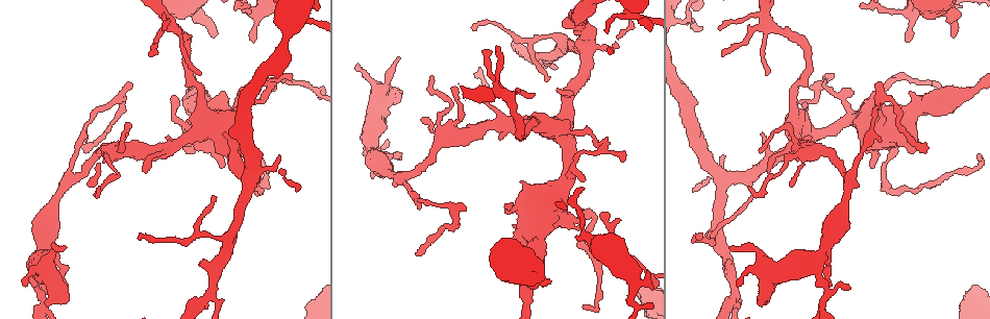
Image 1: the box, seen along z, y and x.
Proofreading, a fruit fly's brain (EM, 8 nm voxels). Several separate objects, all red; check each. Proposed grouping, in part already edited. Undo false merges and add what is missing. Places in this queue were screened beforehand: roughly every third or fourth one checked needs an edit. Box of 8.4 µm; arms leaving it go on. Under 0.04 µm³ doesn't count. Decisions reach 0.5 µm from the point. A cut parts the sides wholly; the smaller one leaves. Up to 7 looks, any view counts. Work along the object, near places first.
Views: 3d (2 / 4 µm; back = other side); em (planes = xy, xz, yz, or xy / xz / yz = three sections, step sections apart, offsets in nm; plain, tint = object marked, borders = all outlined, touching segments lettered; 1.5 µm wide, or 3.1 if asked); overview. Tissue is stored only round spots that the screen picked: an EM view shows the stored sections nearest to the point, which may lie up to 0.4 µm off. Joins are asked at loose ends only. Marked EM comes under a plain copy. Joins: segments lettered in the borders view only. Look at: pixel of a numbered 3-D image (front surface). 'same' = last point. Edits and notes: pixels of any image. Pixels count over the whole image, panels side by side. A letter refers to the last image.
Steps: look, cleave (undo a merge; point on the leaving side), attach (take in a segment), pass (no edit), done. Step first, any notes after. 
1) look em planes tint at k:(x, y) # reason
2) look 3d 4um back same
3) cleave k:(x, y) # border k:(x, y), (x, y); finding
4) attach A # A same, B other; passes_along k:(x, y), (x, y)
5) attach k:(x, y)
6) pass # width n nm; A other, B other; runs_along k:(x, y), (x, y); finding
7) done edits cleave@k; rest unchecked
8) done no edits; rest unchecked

look em planes borders at 1:(853, 91) # branch stops here

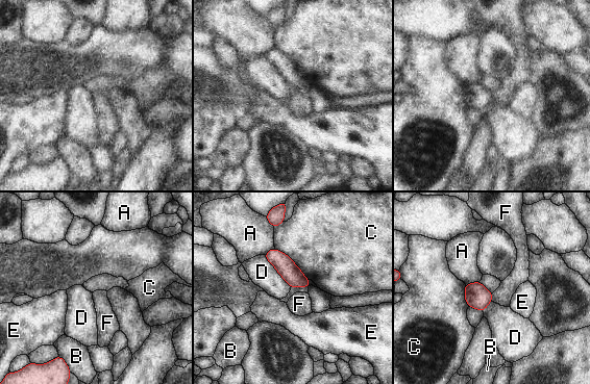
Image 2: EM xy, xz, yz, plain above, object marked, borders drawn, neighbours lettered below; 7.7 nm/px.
pass # A other, B other, C other, D other, E other, F other; border 2:(264, 255), (290, 286); none of them fits

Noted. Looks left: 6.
look 3d 2um at 1:(215, 37) # long arm stops here

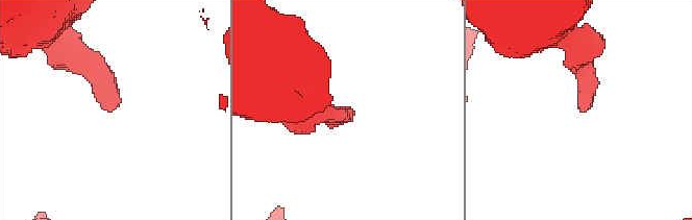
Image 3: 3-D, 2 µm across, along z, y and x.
look em planes borders at 3:(112, 110) # now the EM

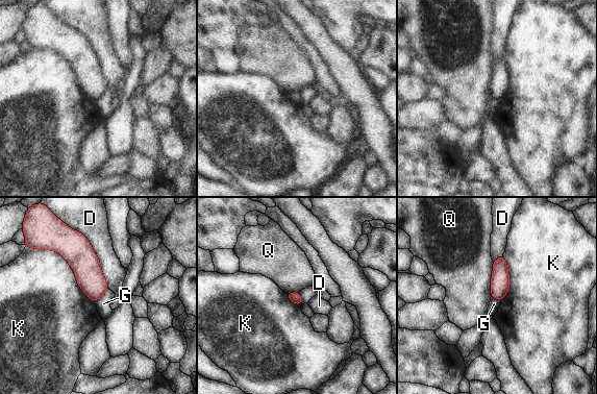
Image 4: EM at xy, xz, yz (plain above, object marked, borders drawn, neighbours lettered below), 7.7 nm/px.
pass # D other, G other, K other, Q other; border 4:(107, 288), (95, 301); no lettered segment goes on from it

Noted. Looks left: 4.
look 3d 2um at 1:(739, 285) # tapers out

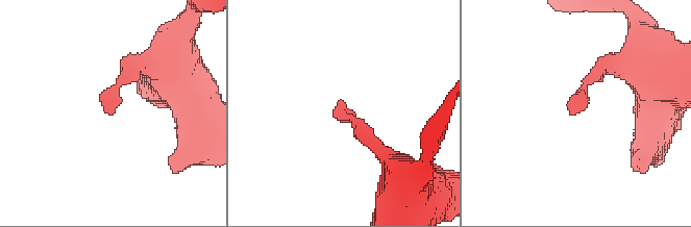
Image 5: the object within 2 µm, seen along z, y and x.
look em yz step 4 tint at 5:(575, 114) # need the tissue

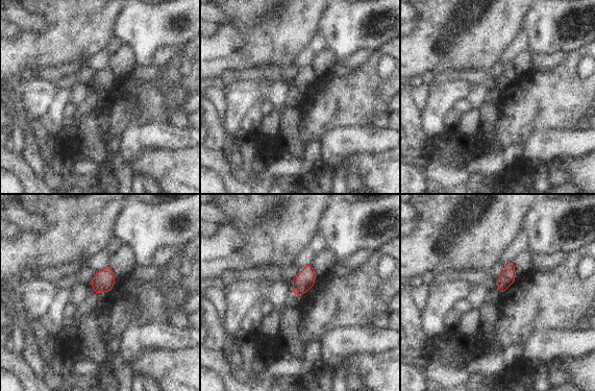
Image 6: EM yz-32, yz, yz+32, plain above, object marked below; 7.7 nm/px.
look em planes borders same # cut it another way

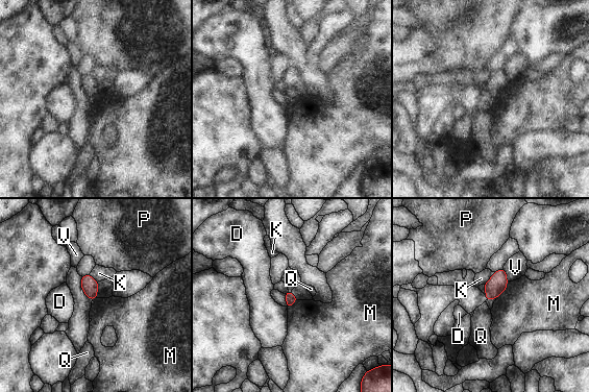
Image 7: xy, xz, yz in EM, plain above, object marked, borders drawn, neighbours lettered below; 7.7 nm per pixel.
pass # longest_contact M 160 nm; D other, K other, M other, P other, Q other, V other; no lettered segment goes on from it

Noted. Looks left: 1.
done no edits; rest unchecked

